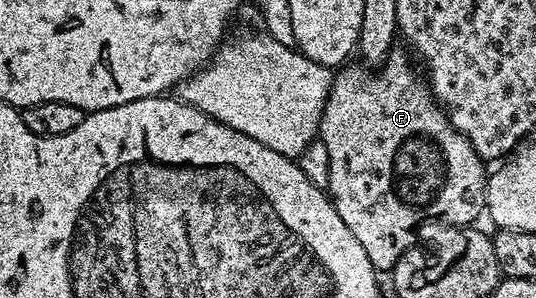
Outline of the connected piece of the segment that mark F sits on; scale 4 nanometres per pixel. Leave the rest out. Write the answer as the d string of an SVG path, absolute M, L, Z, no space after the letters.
M398 48L392 49L390 55L386 57L386 63L375 70L362 64L357 64L358 66L343 65L333 75L328 100L324 104L324 112L318 125L320 143L322 142L323 148L326 149L325 189L334 203L340 220L344 220L344 224L348 224L348 232L352 232L352 236L356 236L356 240L360 240L364 252L368 252L368 260L372 260L374 269L379 272L392 269L405 256L406 249L413 242L416 242L416 231L423 222L437 220L447 226L469 226L477 223L478 217L483 217L486 208L488 170L487 167L482 167L485 166L484 159L474 151L468 139L454 129L454 126L450 123L450 117L446 115L445 109L436 101L429 85L423 79L422 82L418 79L417 72L410 67L409 60L399 50Z

